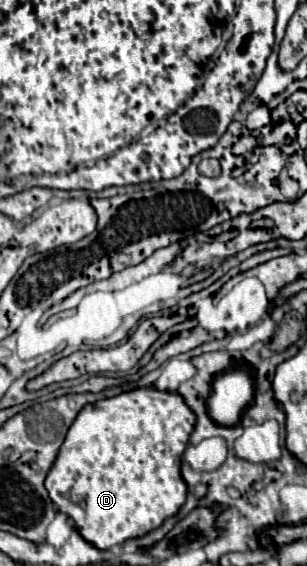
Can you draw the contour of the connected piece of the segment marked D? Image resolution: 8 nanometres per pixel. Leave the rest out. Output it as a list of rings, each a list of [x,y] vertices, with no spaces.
[[[137,387],[137,389],[131,389],[131,391],[125,391],[125,393],[119,393],[115,397],[109,397],[109,399],[103,399],[103,401],[97,401],[97,403],[89,403],[85,405],[77,419],[73,421],[73,425],[69,427],[67,431],[67,437],[59,449],[59,455],[51,467],[51,471],[47,473],[47,479],[45,479],[45,487],[49,491],[49,497],[53,499],[55,507],[69,515],[77,529],[81,531],[81,535],[85,539],[89,539],[89,543],[93,543],[95,547],[101,547],[101,549],[111,549],[115,545],[121,545],[125,539],[131,539],[131,537],[143,537],[145,533],[157,529],[167,517],[175,515],[179,511],[179,507],[185,503],[185,497],[187,497],[187,483],[183,481],[181,477],[181,457],[189,445],[189,435],[193,433],[193,427],[195,427],[195,413],[185,405],[183,397],[179,393],[171,393],[171,391],[159,391],[155,387]]]

